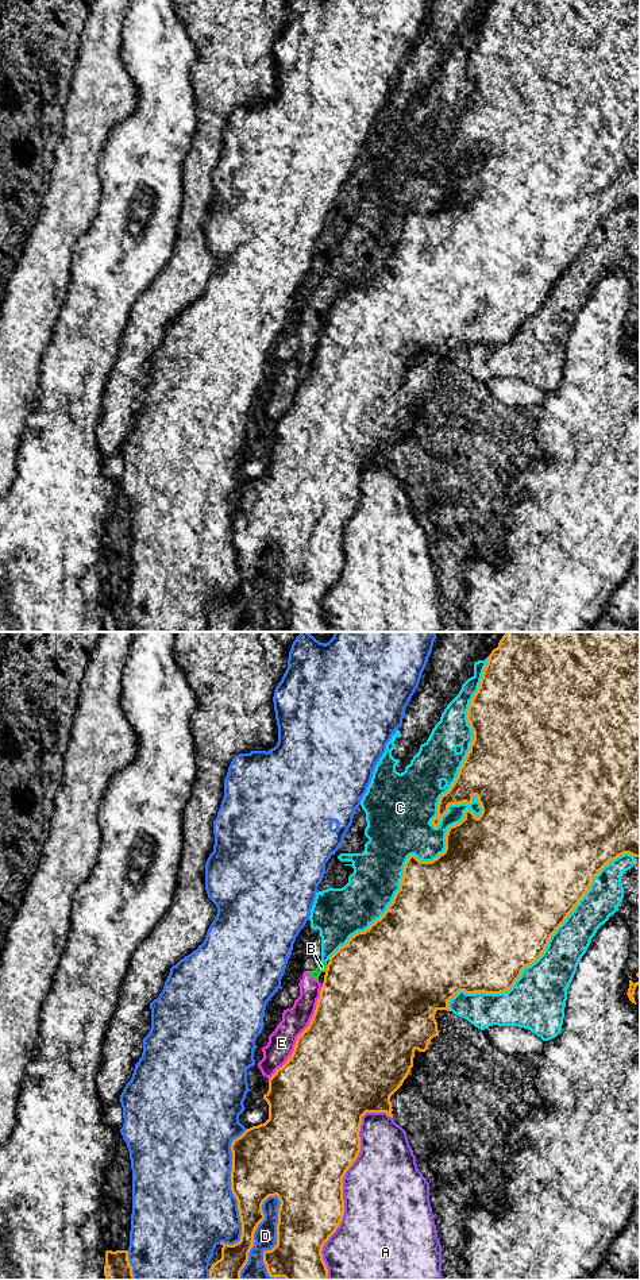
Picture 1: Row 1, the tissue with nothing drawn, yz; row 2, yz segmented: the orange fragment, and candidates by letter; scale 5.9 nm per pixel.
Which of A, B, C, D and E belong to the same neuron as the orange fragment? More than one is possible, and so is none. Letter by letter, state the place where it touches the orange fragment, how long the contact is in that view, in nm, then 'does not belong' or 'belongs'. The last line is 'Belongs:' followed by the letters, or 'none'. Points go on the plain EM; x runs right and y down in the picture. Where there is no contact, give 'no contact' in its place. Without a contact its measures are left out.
A: meets orange in yz at (342, 539); contact 1050 nm long; does not belong
B: meets orange in yz at (327, 320); contact 50 nm long; does not belong
C: meets orange in yz at (477, 147); contact 2050 nm long; does not belong
D: meets orange in yz at (253, 586); contact 550 nm long; does not belong
E: meets orange in yz at (303, 384); contact 650 nm long; does not belong
Belongs: none

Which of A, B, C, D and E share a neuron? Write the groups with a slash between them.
A / B C E / D

